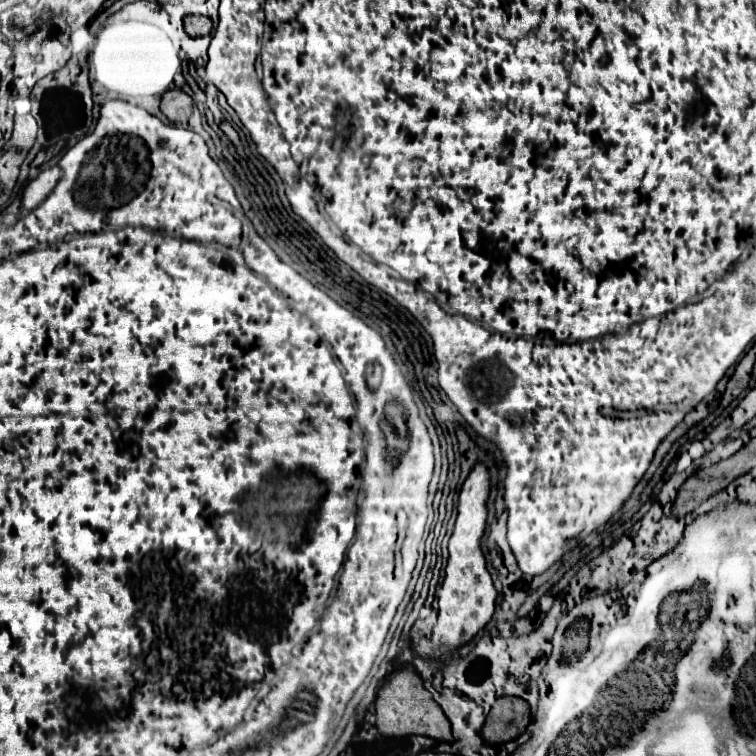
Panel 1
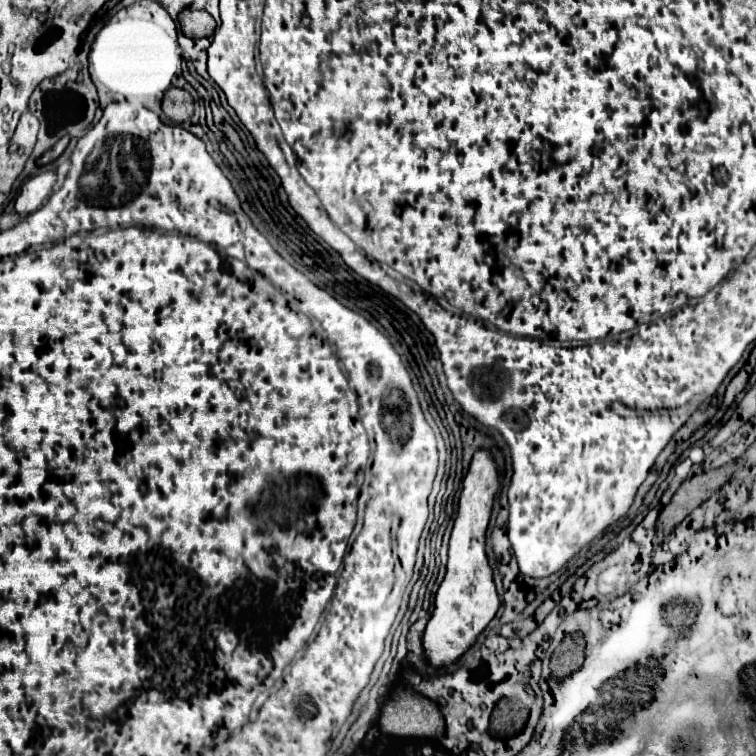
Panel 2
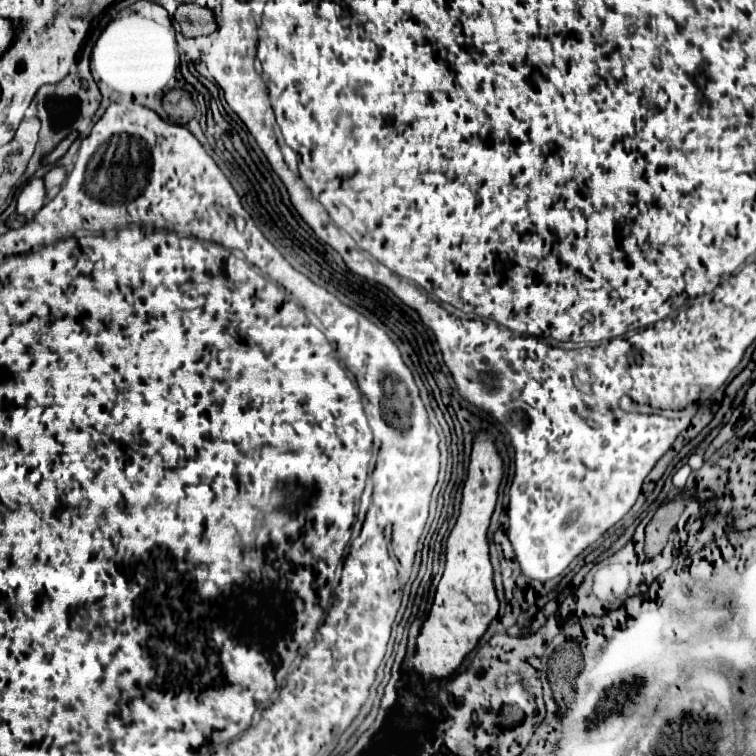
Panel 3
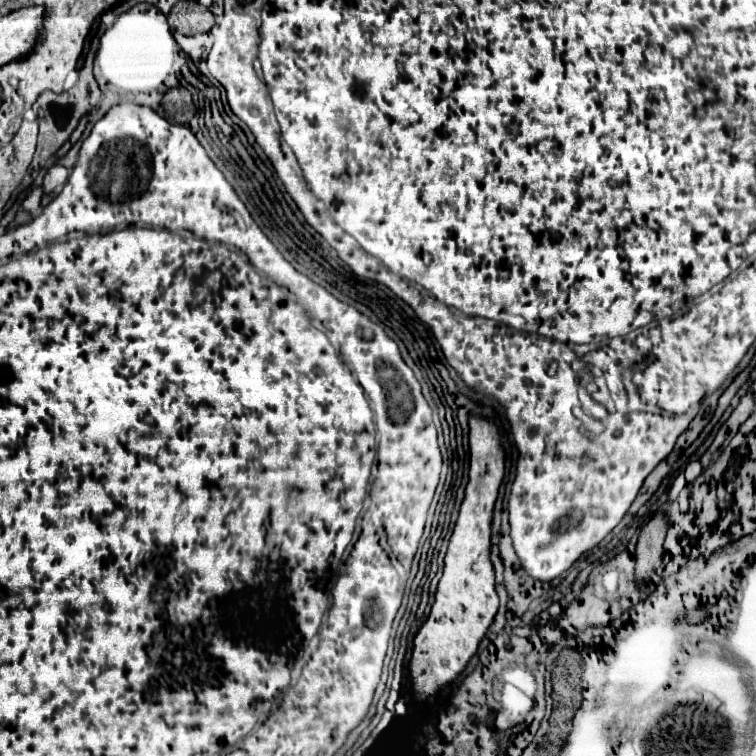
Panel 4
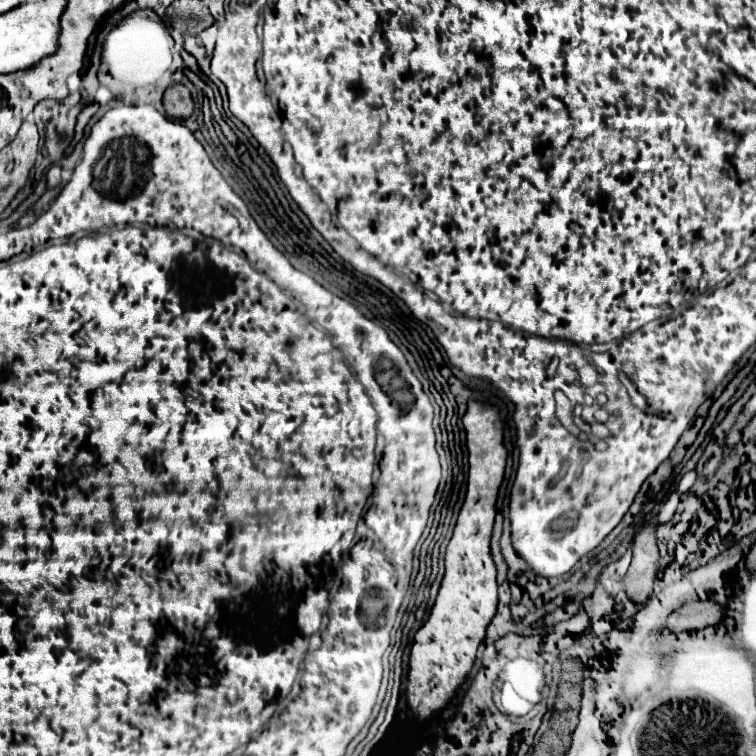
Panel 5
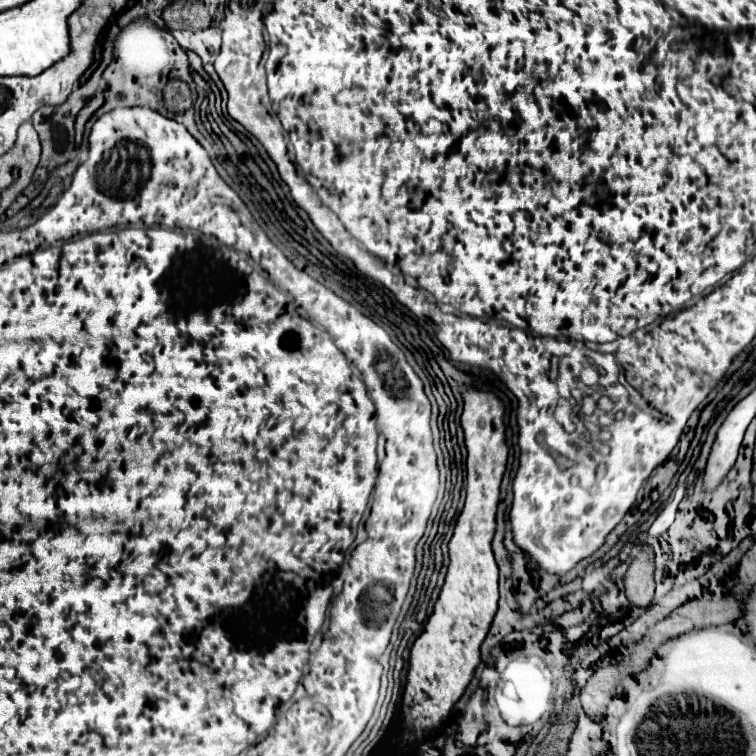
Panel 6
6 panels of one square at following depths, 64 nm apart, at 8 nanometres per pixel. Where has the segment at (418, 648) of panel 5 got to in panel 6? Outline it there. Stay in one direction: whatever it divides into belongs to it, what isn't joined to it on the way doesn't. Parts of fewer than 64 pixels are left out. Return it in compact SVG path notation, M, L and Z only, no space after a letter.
M466 390L462 428L467 448L466 504L458 516L454 536L448 544L450 564L434 612L410 650L408 682L402 696L402 724L422 738L426 730L438 728L464 694L472 672L480 662L480 644L498 608L498 566L490 548L500 482L506 470L508 448L504 442L504 404L488 392Z

